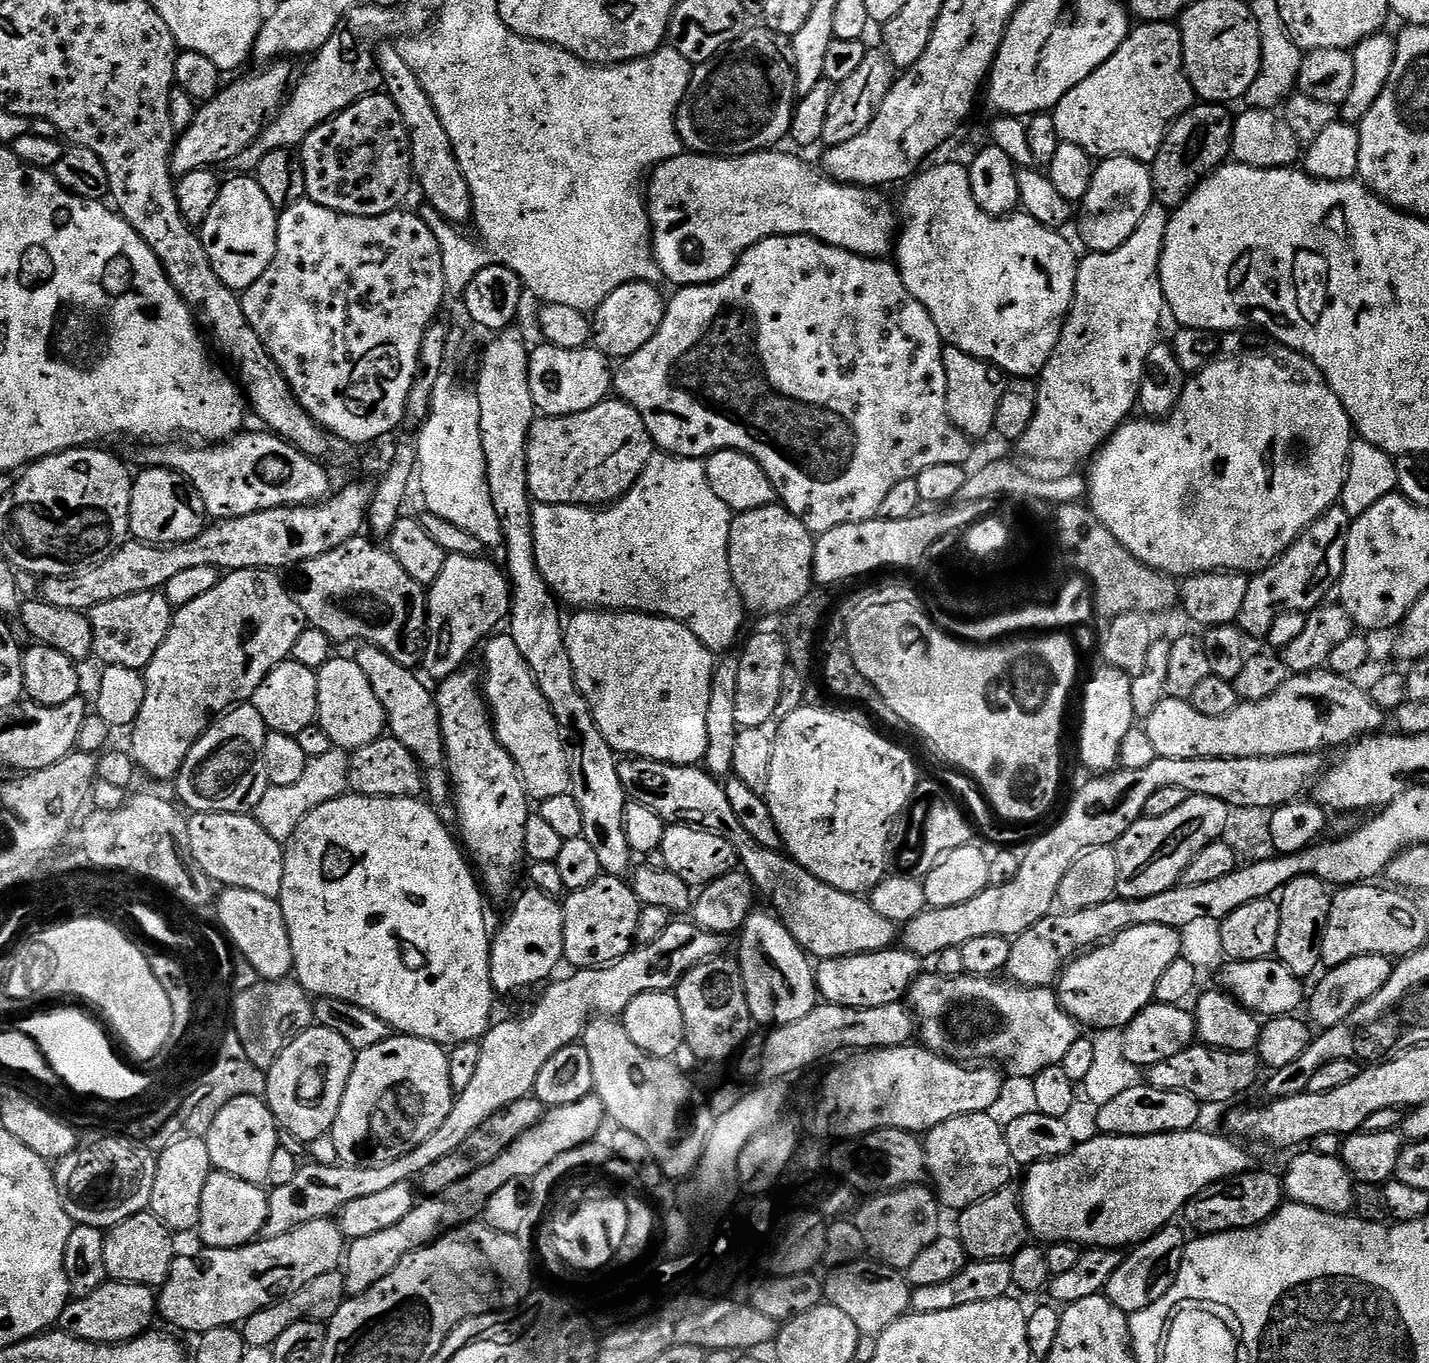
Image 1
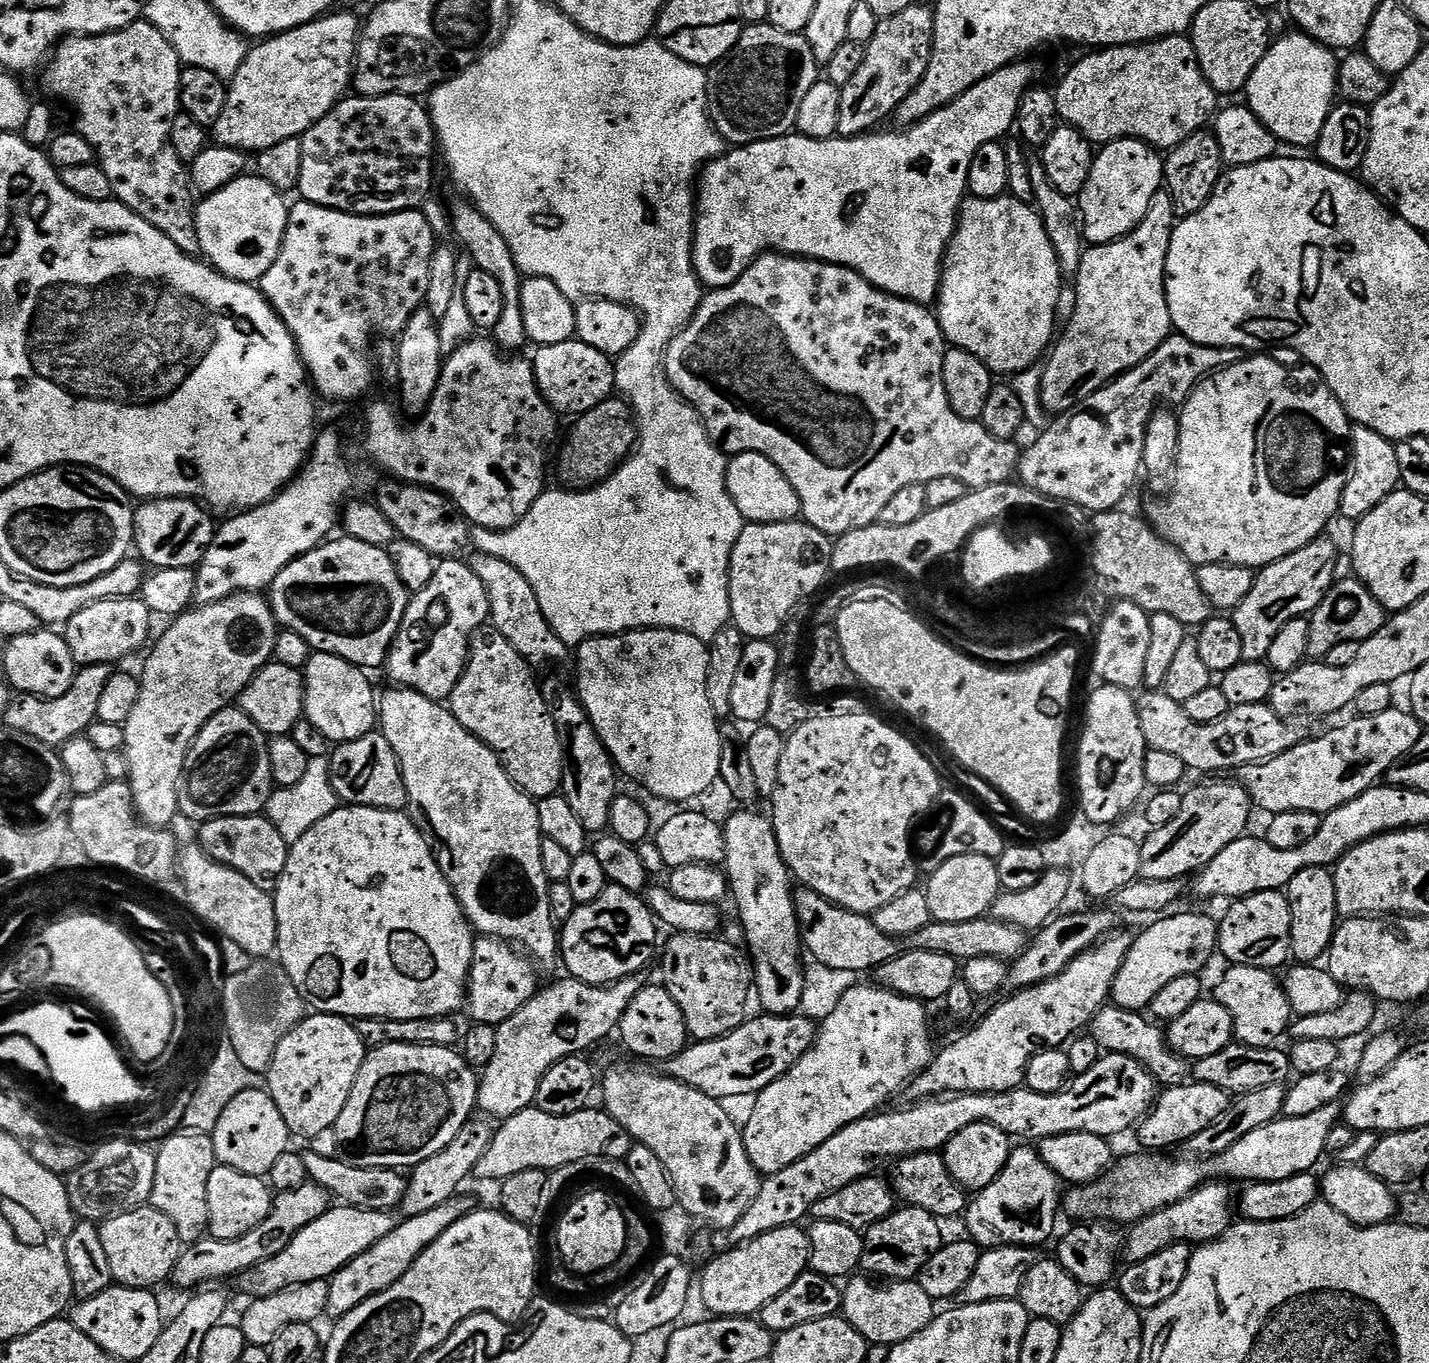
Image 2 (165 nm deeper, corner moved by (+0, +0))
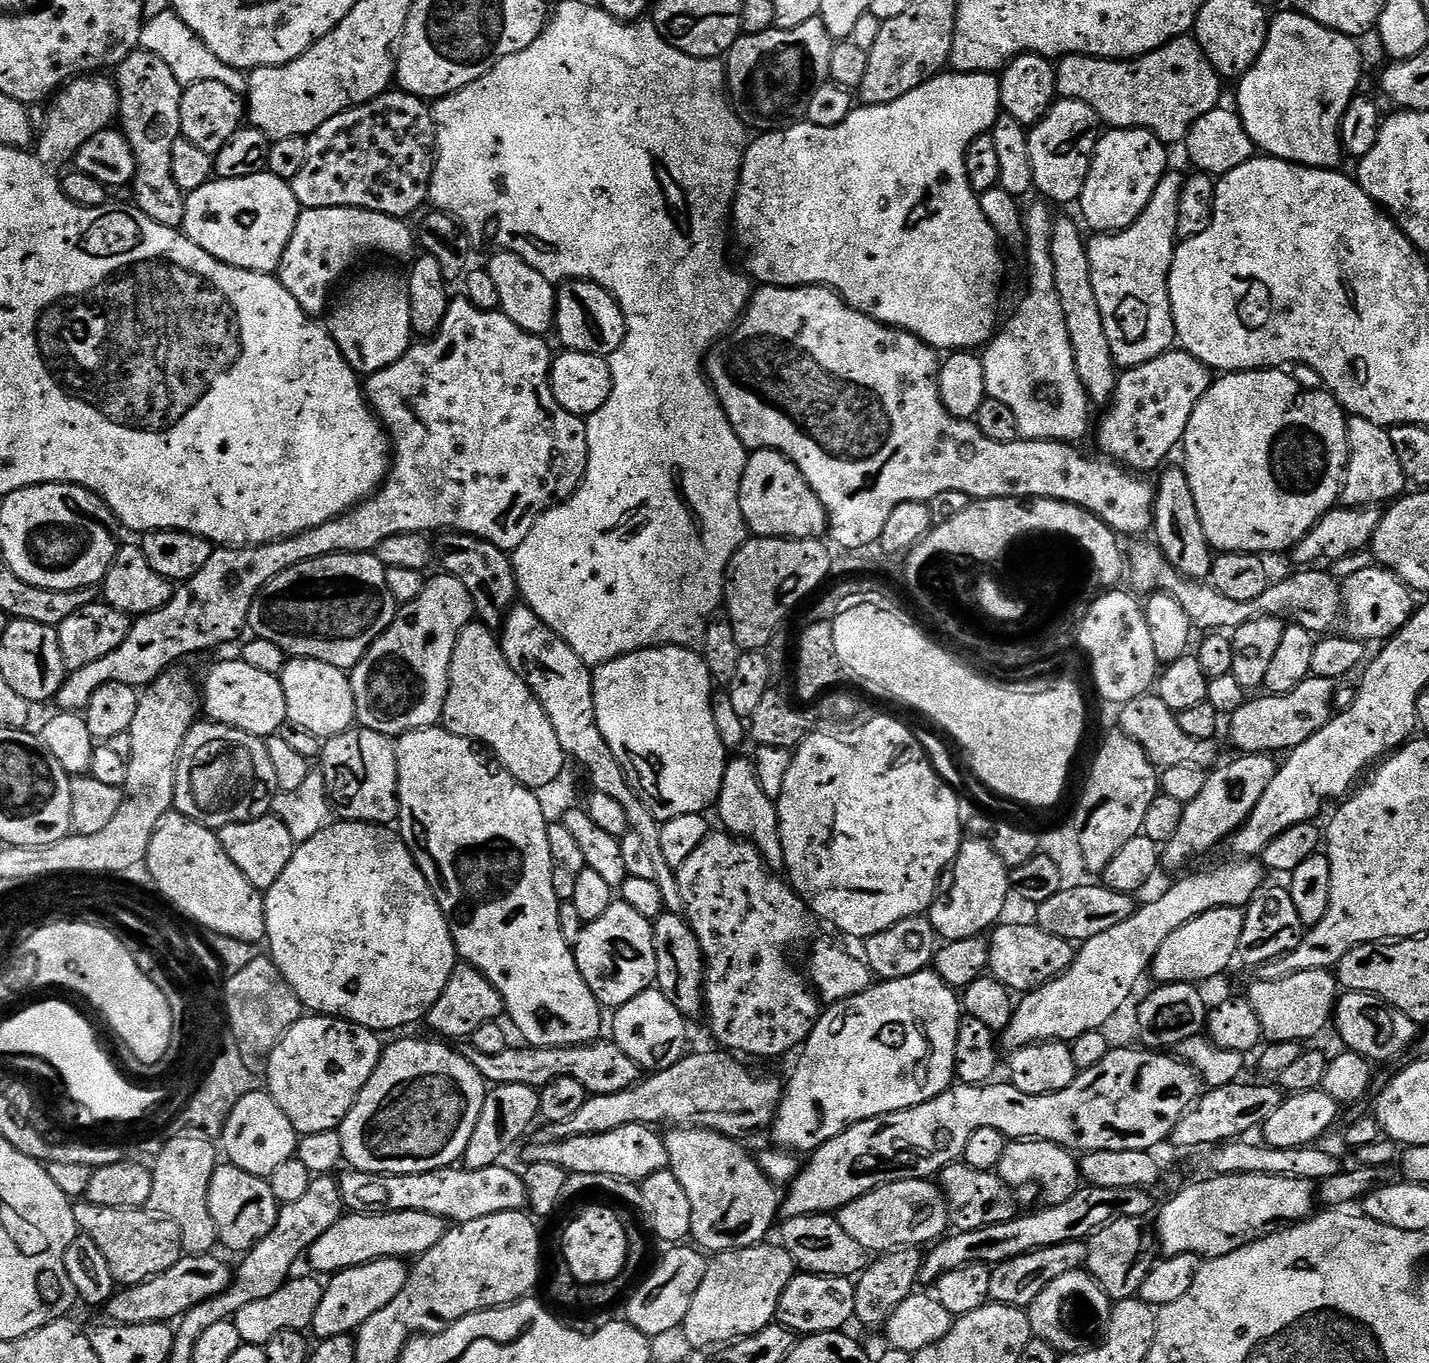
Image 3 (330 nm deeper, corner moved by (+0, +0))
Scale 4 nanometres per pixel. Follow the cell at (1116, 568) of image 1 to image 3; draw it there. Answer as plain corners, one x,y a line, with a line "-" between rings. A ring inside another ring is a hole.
1136,538
1131,541
1132,545
1126,548
1126,580
1137,588
1137,593
1151,594
1154,592
1165,592
1174,598
1178,598
1178,602
1182,602
1182,607
1186,609
1186,614
1190,614
1190,622
1193,629
1208,628
1204,630
1234,630
1238,626
1242,626
1251,620
1259,620
1262,616
1275,616
1285,622
1295,622
1308,629
1314,634
1324,634
1331,631
1336,621
1339,621
1343,609
1343,595
1341,583
1334,580
1333,576
1322,571
1322,568
1306,568
1298,570
1294,576
1288,576
1285,580
1269,583
1268,589
1262,594
1258,594
1256,600
1250,602
1234,602
1234,598
1226,598
1226,594
1218,594
1218,590
1212,587
1211,583
1202,580
1186,580
1180,575
1180,572
1164,557
1163,552
1155,543
1149,542
1147,539

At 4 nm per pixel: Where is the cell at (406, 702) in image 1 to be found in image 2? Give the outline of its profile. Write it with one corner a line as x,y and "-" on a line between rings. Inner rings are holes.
392,686
389,689
378,700
378,728
384,733
386,742
394,746
394,754
400,763
408,799
406,815
428,839
468,923
480,936
492,936
519,946
533,961
555,961
558,928
550,914
550,881
546,878
546,870
542,870
537,801
508,777
504,763
493,748
486,747
457,722
451,707
409,688

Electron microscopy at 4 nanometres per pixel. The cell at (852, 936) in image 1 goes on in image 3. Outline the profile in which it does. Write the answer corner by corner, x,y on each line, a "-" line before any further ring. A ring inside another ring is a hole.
1001,922
991,929
988,941
988,972
1008,987
1013,994
1033,992
1058,978
1076,957
1073,941
1058,938
1042,930
1035,922
1029,924
1007,924

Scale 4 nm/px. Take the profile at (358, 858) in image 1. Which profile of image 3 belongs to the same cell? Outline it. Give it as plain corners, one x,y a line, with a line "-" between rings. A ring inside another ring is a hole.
333,822
326,830
322,830
322,834
314,834
314,838
296,845
296,853
290,858
286,870
282,870
278,882
274,882
274,886
270,886
263,893
263,897
266,948
267,944
269,948
267,951
309,1013
349,1020
351,1024
369,1028
377,1034
392,1032
395,1028
404,1028
407,1024
418,1023
419,1020
421,1023
434,1006
434,1002
438,1002
442,990
446,990
446,982
450,982
450,974
457,966
456,943
448,929
448,917
442,914
422,870
414,862
404,841
391,827
383,824

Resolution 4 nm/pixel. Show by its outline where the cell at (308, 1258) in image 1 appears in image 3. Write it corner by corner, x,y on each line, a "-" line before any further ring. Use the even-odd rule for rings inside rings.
429,1212
345,1214
338,1222
334,1222
334,1226
330,1226
330,1230
326,1230
326,1234
322,1234
322,1238
318,1238
318,1242
314,1242
314,1246
308,1248
306,1260
312,1263
313,1273
335,1274
375,1260
409,1258
408,1256
419,1258
434,1246
438,1246
445,1231
445,1221

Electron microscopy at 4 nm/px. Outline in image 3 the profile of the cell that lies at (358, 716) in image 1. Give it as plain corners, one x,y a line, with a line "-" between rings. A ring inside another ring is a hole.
292,658
279,674
282,690
286,690
288,723
310,730
310,734
327,738
347,732
356,724
354,690
349,673
326,662

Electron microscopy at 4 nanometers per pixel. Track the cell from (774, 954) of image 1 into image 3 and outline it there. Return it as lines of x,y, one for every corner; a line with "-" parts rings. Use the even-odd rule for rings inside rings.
729,759
724,765
722,790
718,801
723,831
731,832
739,840
749,840
761,852
768,867
773,870
784,868
784,851
780,837
780,813
777,801
766,798
762,786
758,786
755,763
748,760

